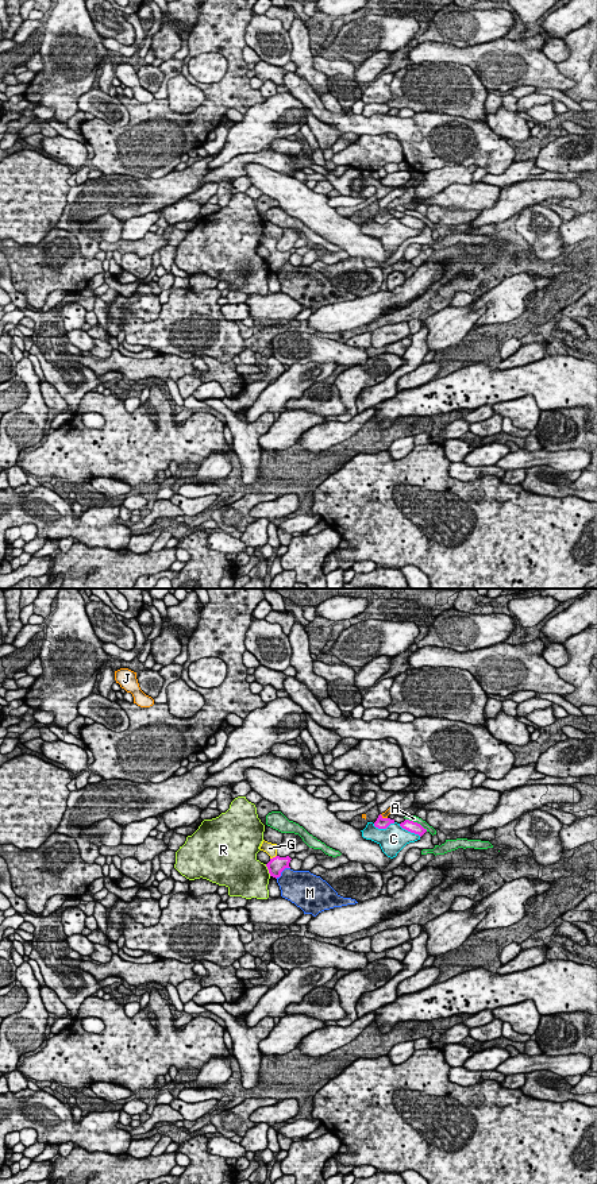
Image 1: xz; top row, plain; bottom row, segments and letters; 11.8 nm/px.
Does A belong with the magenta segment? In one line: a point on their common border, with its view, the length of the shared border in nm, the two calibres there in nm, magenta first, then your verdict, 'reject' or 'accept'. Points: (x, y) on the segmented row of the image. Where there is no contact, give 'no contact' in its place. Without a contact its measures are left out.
xz (416, 822) | 300 nm | 130/70 nm | reject

